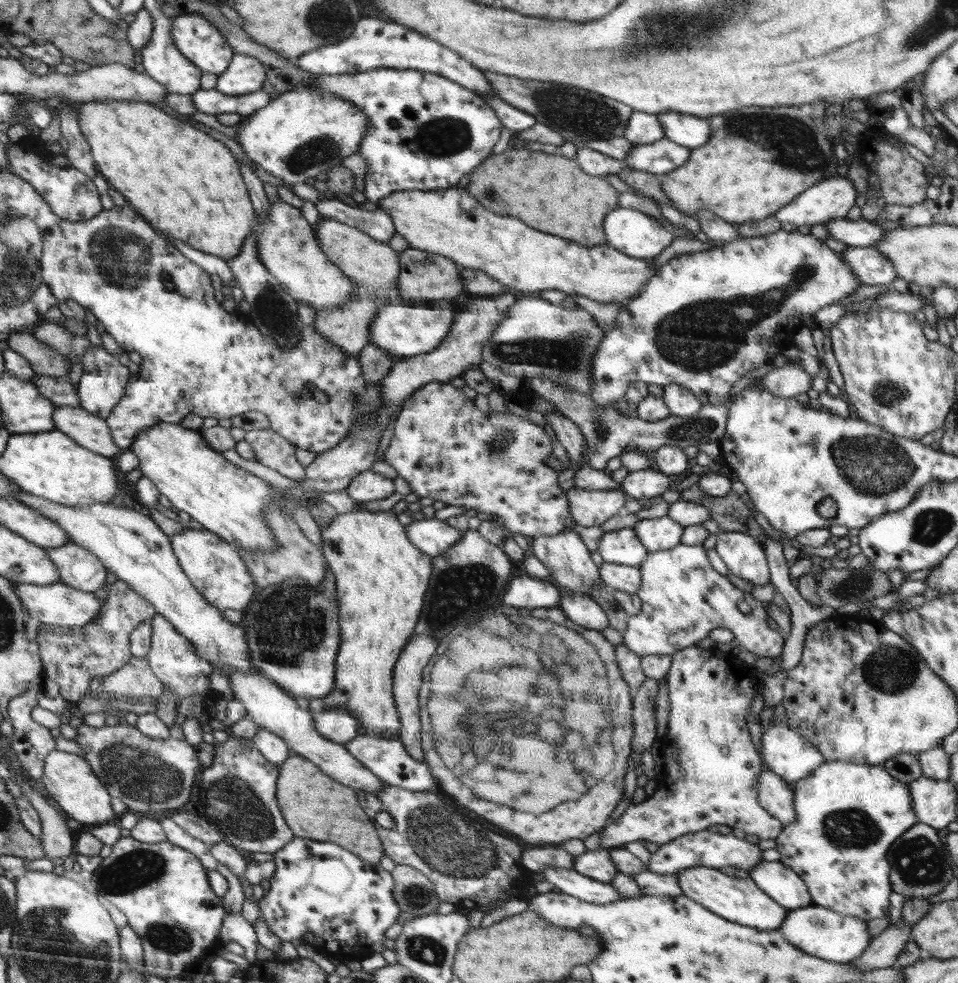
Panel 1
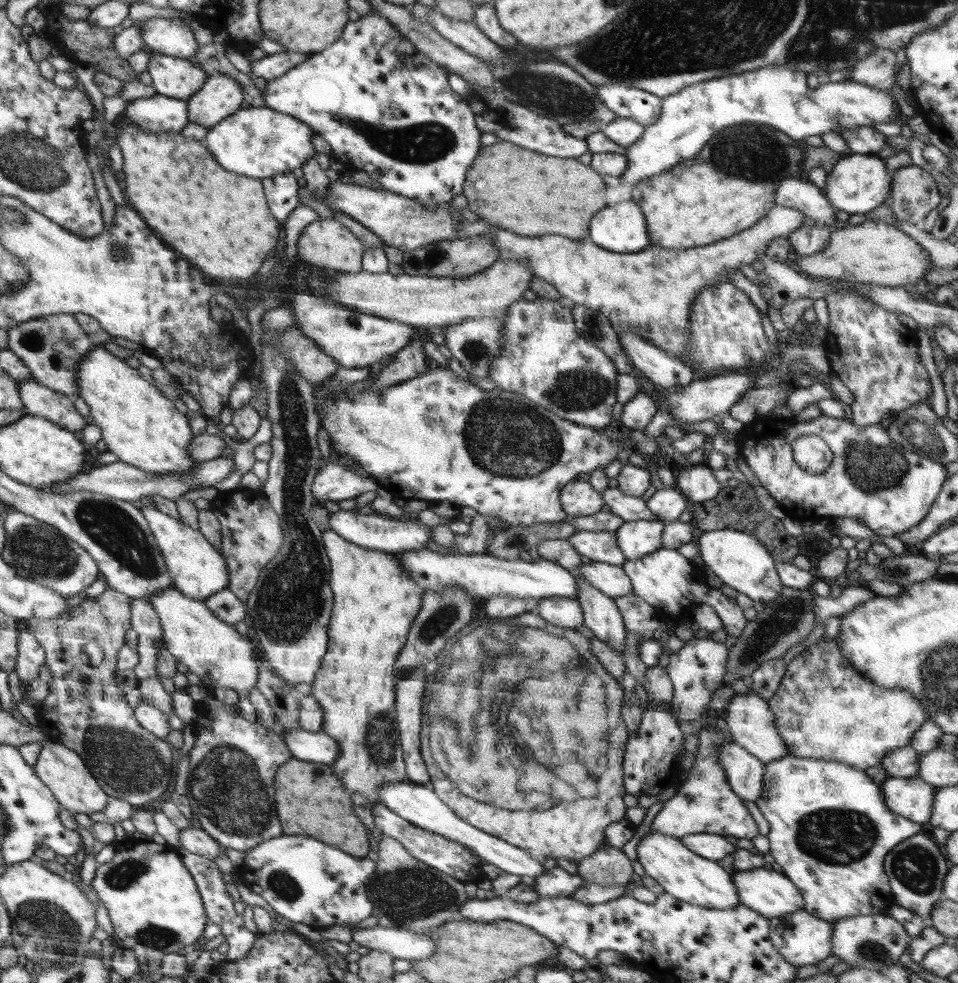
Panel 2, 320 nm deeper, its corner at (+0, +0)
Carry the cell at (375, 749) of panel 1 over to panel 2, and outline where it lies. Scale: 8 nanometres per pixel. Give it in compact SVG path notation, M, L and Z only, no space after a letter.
M298 727L283 733L285 745L298 760L332 765L341 756L340 743L324 730L312 732Z

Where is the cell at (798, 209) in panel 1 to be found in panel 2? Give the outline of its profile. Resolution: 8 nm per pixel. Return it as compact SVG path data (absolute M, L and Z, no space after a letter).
M846 154L834 165L826 178L828 202L836 209L849 215L868 213L878 208L888 197L891 172L886 169L886 161L877 154Z

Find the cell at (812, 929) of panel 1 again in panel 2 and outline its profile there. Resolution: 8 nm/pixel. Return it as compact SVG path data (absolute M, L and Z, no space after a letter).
M804 910L769 918L770 940L784 960L794 966L816 964L831 955L833 923Z

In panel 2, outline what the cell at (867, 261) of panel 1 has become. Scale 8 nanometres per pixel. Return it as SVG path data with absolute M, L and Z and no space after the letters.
M802 224L789 234L788 239L794 255L812 256L826 248L830 235L832 233L827 226Z

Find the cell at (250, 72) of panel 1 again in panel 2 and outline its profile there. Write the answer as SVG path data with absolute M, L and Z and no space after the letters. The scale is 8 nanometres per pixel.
M218 73L208 77L202 89L187 99L188 123L206 128L219 125L241 109L244 94L242 84L230 75Z

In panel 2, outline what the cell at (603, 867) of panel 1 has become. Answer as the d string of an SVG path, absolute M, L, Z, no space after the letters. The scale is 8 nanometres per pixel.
M557 865L547 870L547 873L535 876L533 889L539 896L568 897L584 883L579 874L570 874Z

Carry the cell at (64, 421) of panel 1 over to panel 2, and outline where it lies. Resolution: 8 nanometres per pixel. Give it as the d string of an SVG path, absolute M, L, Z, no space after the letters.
M34 379L20 382L21 401L23 410L28 415L50 419L66 430L83 430L86 426L84 416L74 407L74 398L60 391L52 390Z

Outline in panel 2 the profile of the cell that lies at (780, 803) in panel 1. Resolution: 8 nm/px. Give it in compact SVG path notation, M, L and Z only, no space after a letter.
M734 741L717 750L717 762L722 765L730 788L743 800L756 802L762 792L765 762L750 754Z

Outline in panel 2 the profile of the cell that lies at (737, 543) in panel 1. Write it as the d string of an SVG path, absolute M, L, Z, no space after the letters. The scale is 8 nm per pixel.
M732 528L698 531L696 544L699 546L700 557L706 565L706 570L716 574L724 585L736 589L752 601L761 601L763 604L774 601L780 595L783 585L776 571L774 558L754 536Z

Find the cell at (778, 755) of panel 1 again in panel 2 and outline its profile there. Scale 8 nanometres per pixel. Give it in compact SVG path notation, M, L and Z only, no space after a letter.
M756 693L736 694L726 709L725 732L729 733L731 740L745 748L750 754L765 763L778 760L780 757L790 755L778 729L774 726L774 713L769 709L765 699Z

